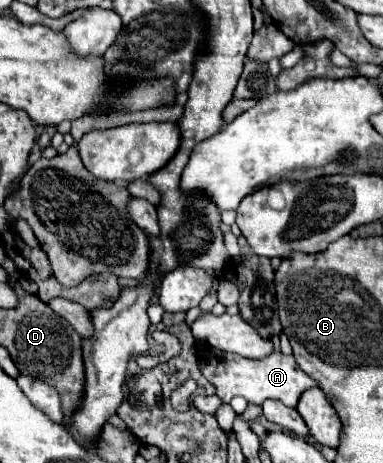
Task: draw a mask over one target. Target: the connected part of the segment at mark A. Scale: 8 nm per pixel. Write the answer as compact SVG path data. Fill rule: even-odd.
M205 348L205 360L199 350L197 350L197 356L199 356L199 366L201 366L203 376L215 386L215 394L223 402L231 402L231 398L243 396L251 404L263 404L265 400L273 398L273 400L283 402L285 406L297 408L301 394L313 386L319 386L311 376L307 376L297 366L291 354L283 354L283 352L273 352L271 356L263 360L249 360L237 354L217 352L215 348Z

